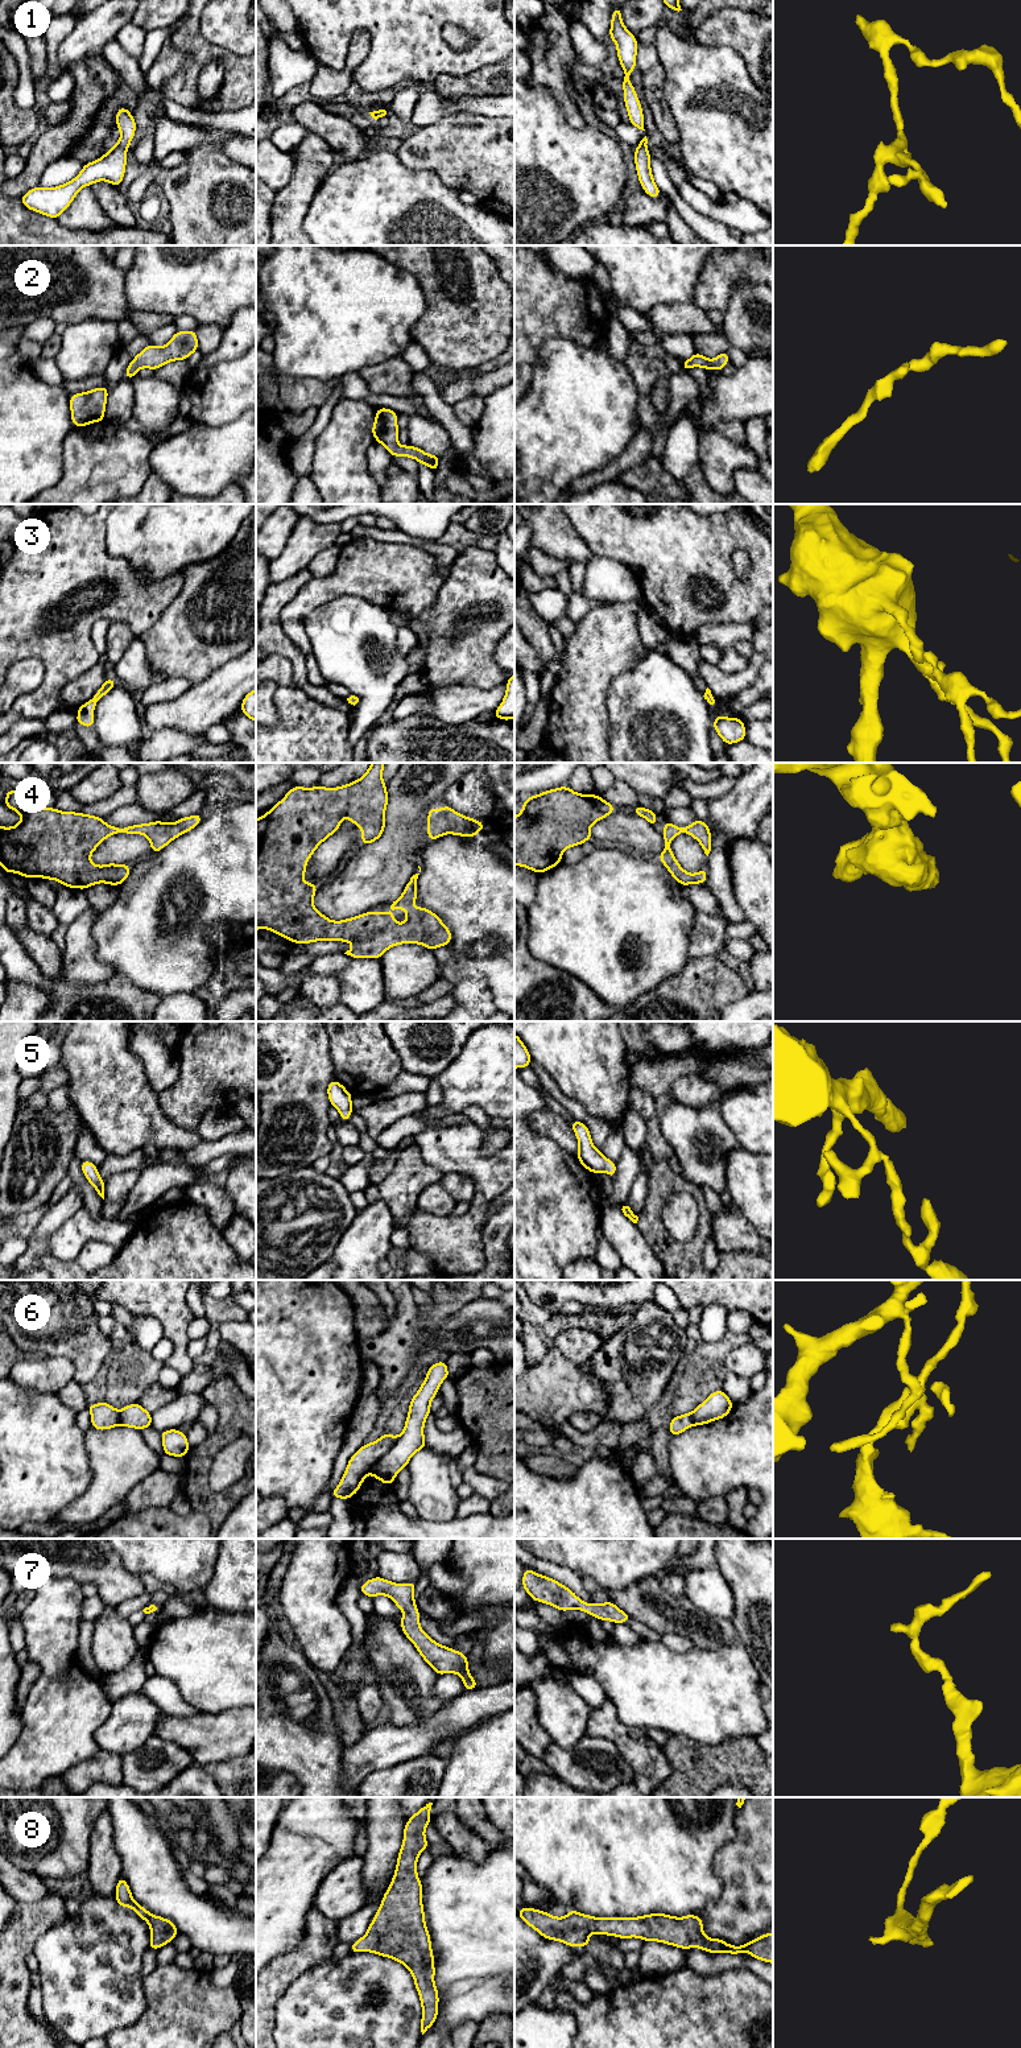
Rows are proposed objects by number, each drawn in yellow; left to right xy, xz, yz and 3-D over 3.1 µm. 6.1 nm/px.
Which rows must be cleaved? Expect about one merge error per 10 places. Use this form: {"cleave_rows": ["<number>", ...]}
{"cleave_rows": ["6"]}

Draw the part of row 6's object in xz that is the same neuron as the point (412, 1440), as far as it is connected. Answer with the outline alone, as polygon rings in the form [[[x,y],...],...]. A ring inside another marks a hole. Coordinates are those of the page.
[[[446,1360],[429,1367],[422,1386],[410,1400],[405,1428],[393,1446],[373,1466],[373,1478],[392,1486],[400,1470],[408,1466],[412,1456],[426,1448],[425,1421],[431,1412],[430,1404],[438,1393],[441,1383],[447,1378],[450,1375]]]

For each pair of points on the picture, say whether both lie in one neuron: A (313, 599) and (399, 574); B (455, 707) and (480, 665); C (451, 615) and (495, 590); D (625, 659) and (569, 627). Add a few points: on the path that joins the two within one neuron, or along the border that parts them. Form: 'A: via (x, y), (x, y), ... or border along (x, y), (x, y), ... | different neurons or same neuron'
A: via (334, 586), (355, 574), (377, 574) | same neuron
B: border along (499, 684), (488, 689), (450, 685), (438, 690) | different neurons
C: via (462, 615), (467, 615), (484, 601) | same neuron
D: border along (575, 622), (575, 630), (565, 636) | different neurons

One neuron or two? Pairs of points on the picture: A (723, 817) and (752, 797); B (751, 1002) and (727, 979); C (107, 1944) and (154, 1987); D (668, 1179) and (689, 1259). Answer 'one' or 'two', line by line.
A: one
B: two
C: two
D: one

